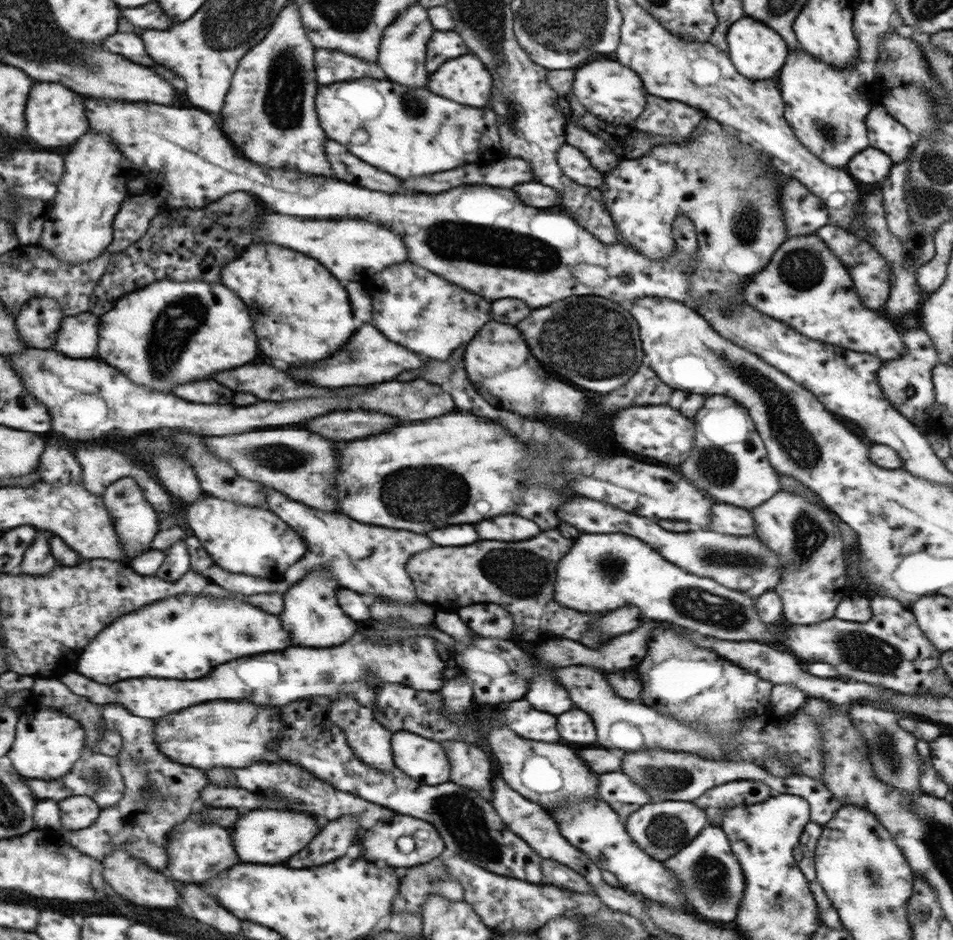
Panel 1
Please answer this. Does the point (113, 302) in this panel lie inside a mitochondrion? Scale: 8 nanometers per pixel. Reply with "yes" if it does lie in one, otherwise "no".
no

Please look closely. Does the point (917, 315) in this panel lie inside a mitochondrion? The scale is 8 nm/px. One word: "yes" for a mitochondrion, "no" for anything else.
no

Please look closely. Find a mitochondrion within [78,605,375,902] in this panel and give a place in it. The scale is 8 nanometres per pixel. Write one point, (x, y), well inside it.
(100, 780)

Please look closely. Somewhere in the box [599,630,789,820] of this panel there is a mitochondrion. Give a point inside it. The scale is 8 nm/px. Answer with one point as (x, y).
(668, 777)

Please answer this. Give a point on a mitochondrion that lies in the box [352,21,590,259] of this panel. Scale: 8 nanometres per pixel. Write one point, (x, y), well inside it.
(413, 106)

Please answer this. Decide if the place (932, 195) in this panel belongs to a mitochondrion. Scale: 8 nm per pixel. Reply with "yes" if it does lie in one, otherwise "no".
yes

